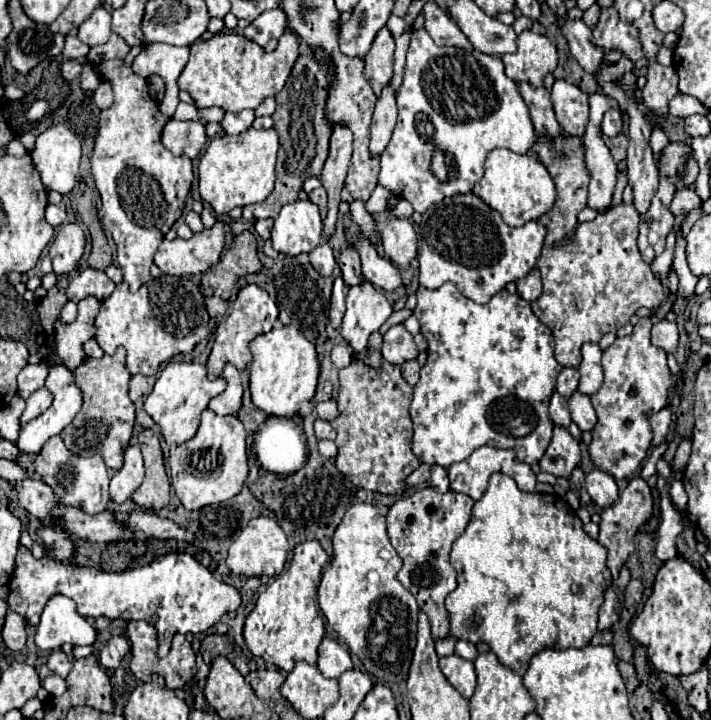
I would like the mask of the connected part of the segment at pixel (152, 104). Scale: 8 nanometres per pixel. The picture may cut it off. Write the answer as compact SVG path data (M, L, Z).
M105 61L101 65L101 77L113 81L114 103L111 109L101 111L99 133L95 139L95 149L91 157L93 179L97 191L103 201L103 225L111 231L117 245L117 263L123 273L123 281L129 283L129 289L135 293L143 283L151 279L149 269L153 265L153 255L163 241L165 233L173 227L173 223L183 215L185 199L191 191L193 183L193 167L189 157L175 157L161 143L161 131L169 121L157 107L157 101L151 99L146 78L139 77L125 67L123 61Z

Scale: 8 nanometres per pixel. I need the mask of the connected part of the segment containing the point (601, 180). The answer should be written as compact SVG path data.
M589 95L589 123L583 137L585 167L589 171L589 201L587 205L597 211L605 211L615 191L617 165L603 141L601 119L611 107L607 95Z

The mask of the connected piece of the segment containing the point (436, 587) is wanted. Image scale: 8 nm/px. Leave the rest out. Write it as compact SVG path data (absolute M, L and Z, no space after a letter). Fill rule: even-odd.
M433 487L421 489L411 497L399 499L387 513L387 533L389 541L395 547L397 555L403 559L403 567L397 573L397 579L403 583L405 589L413 593L419 603L419 609L431 621L431 635L433 639L449 637L449 613L445 609L445 597L457 587L455 571L449 563L449 551L455 539L465 531L473 499L459 493L437 493Z

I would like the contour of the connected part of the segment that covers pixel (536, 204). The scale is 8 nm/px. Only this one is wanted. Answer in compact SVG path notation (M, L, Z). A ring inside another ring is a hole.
M493 149L485 161L485 175L473 189L491 209L499 211L509 227L521 227L553 209L555 183L547 167L535 155L519 155L509 149Z

